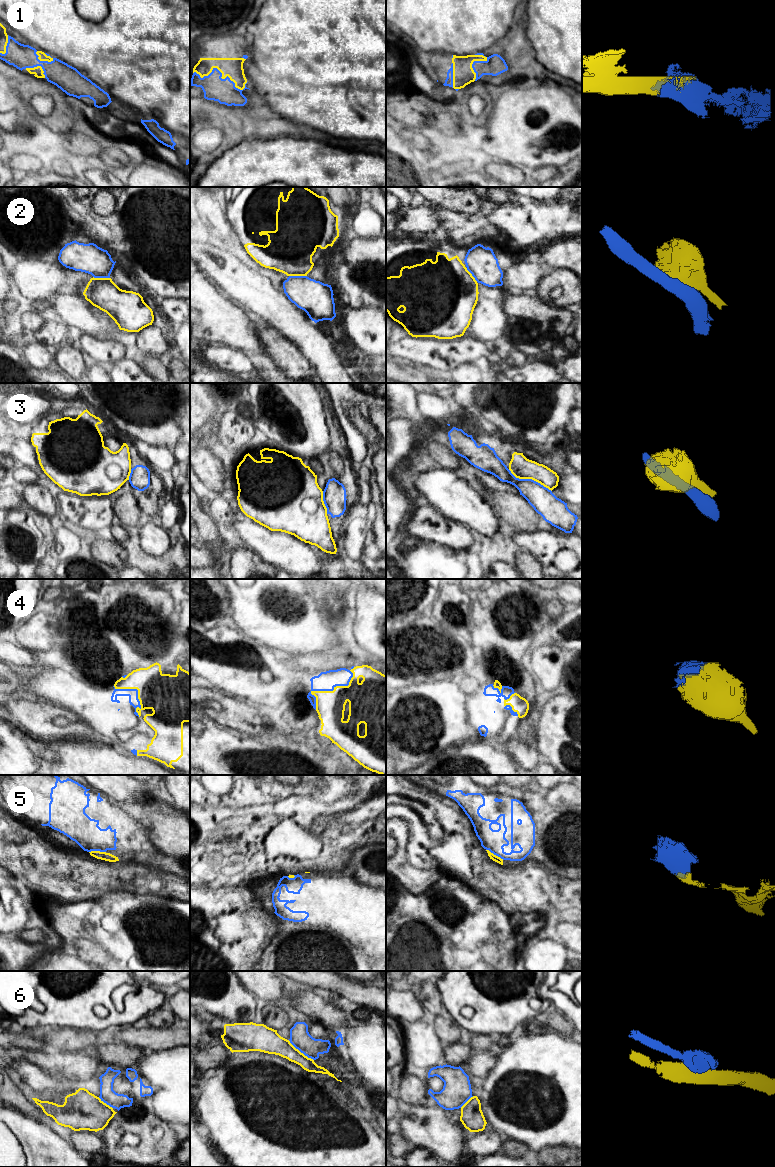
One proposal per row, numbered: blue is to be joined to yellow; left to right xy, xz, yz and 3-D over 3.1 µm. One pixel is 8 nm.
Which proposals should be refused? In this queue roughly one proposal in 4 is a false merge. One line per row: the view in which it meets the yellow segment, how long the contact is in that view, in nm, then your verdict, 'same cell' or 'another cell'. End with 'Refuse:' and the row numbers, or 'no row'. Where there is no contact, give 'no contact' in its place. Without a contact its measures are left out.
1: xz | 440 nm | same cell
2: xz | 140 nm | another cell
3: yz | 400 nm | another cell
4: xz | 460 nm | same cell
5: yz | 170 nm | same cell
6: xz | 260 nm | another cell
Refuse: 2, 3, 6

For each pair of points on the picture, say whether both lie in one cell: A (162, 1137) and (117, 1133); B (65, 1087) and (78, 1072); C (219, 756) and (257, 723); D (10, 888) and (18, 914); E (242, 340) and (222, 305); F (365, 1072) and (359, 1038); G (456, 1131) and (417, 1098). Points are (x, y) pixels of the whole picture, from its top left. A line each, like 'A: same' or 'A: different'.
A: same
B: different
C: different
D: same
E: same
F: same
G: different

